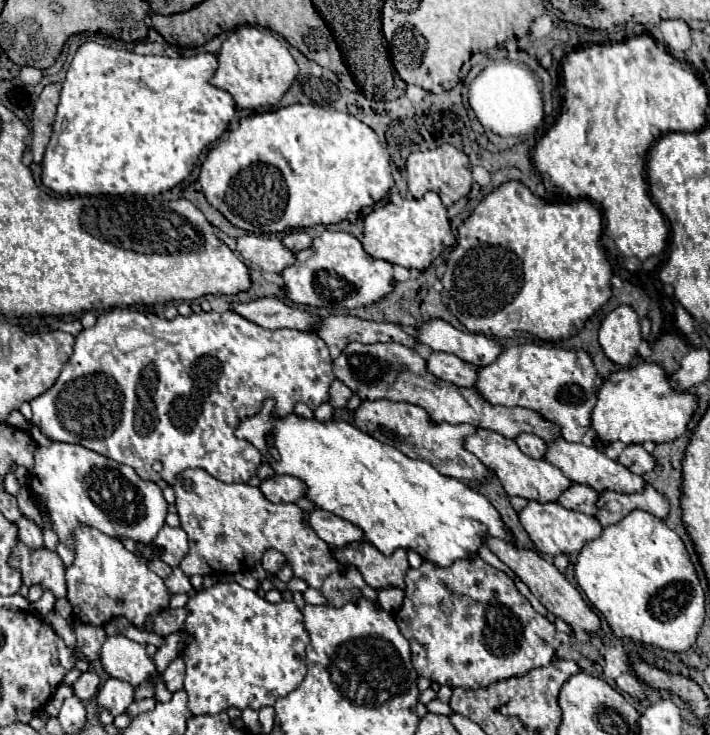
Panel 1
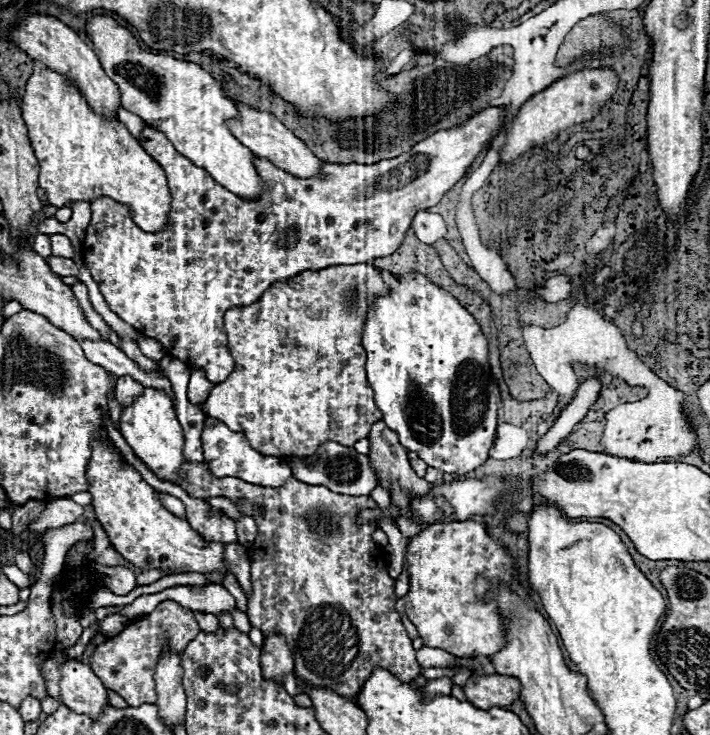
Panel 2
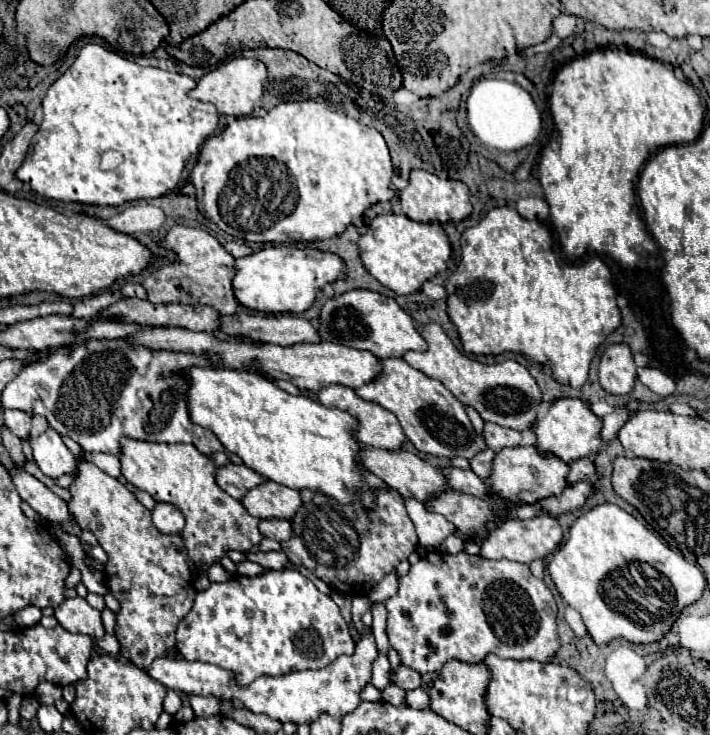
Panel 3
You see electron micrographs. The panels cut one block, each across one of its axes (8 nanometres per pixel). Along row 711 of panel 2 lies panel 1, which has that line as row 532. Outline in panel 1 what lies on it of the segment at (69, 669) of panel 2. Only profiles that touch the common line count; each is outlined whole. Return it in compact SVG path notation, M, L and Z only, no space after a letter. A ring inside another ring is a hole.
M80 526L74 530L74 544L74 562L66 570L66 598L74 608L76 620L100 626L114 616L124 616L138 630L144 630L146 618L168 606L170 592L164 580L128 552L118 538L106 536L92 526Z

